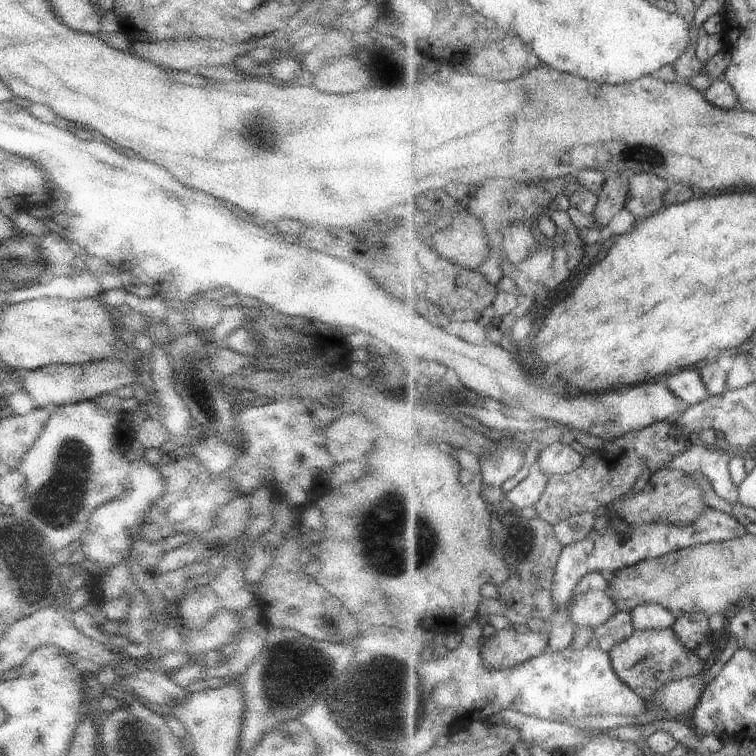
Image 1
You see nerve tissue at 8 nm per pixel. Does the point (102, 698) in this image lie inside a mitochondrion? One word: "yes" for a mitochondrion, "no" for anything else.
no

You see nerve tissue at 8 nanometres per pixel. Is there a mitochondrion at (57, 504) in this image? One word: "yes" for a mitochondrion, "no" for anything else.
yes

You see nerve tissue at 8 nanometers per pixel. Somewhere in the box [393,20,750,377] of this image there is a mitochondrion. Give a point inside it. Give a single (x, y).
(642, 154)

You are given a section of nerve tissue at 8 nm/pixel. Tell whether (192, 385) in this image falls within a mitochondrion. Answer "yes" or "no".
yes

